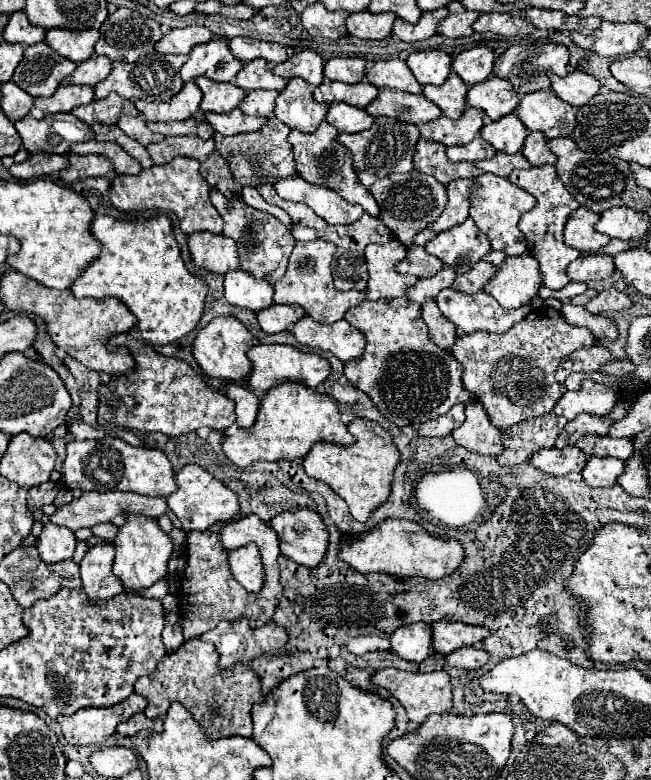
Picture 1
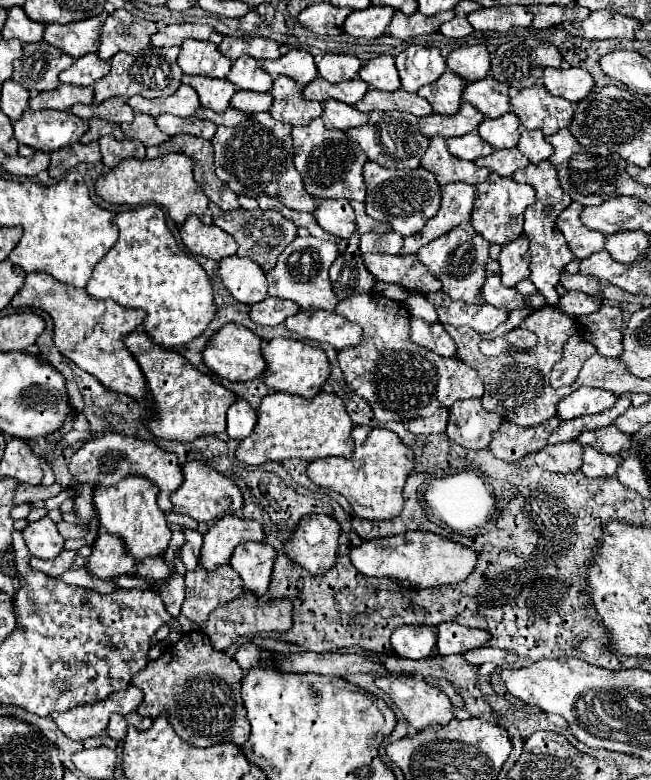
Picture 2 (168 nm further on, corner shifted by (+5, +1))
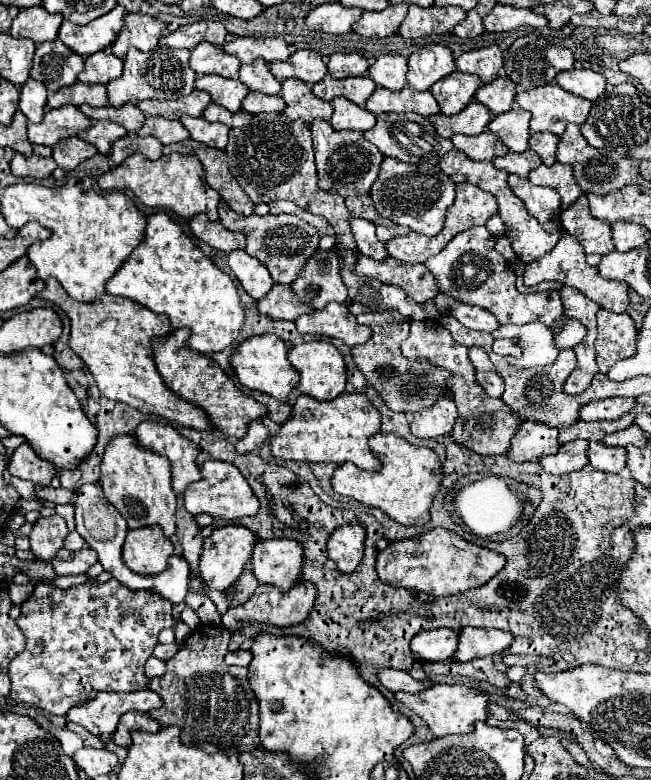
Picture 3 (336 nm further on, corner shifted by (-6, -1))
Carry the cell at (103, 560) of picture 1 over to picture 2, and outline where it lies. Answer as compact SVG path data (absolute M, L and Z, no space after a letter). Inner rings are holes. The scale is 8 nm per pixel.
M99 533L91 545L91 555L87 557L85 569L101 581L113 581L125 573L135 571L135 559L125 553L123 541L115 535Z

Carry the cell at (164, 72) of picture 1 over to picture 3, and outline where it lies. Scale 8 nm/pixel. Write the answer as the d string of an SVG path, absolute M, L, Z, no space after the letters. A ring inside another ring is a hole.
M158 45L152 51L128 49L124 57L124 73L122 77L110 81L108 99L114 107L122 107L126 103L138 103L142 99L178 99L186 97L194 91L196 73L188 65L190 51L188 49L170 49L166 45Z

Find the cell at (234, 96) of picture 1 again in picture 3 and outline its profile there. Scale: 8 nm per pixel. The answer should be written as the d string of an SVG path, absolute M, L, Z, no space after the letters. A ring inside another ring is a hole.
M200 75L196 87L206 91L214 103L226 107L228 111L240 111L240 103L248 93L248 87L238 79L224 79L220 75Z

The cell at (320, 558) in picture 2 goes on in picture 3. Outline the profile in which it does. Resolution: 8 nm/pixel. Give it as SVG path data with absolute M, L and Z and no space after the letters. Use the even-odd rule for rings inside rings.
M342 525L328 539L328 557L342 573L352 573L364 555L366 529L362 525Z

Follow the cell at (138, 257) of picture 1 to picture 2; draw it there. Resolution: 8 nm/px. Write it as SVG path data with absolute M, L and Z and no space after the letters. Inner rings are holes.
M145 205L117 213L113 225L119 229L119 239L95 265L85 287L87 295L95 299L113 299L129 309L143 309L147 313L143 327L161 347L185 345L201 335L215 313L213 287L205 269L179 249L165 223L163 209Z

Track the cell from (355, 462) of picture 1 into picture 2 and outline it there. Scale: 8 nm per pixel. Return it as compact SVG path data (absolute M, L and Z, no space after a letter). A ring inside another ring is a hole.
M355 425L353 431L355 449L351 459L343 457L331 457L331 459L315 459L315 463L307 465L309 479L325 489L341 493L349 505L353 507L353 513L361 519L393 519L403 509L403 485L407 475L413 469L415 455L411 449L407 449L401 439L387 429L379 427L367 427L367 425Z

